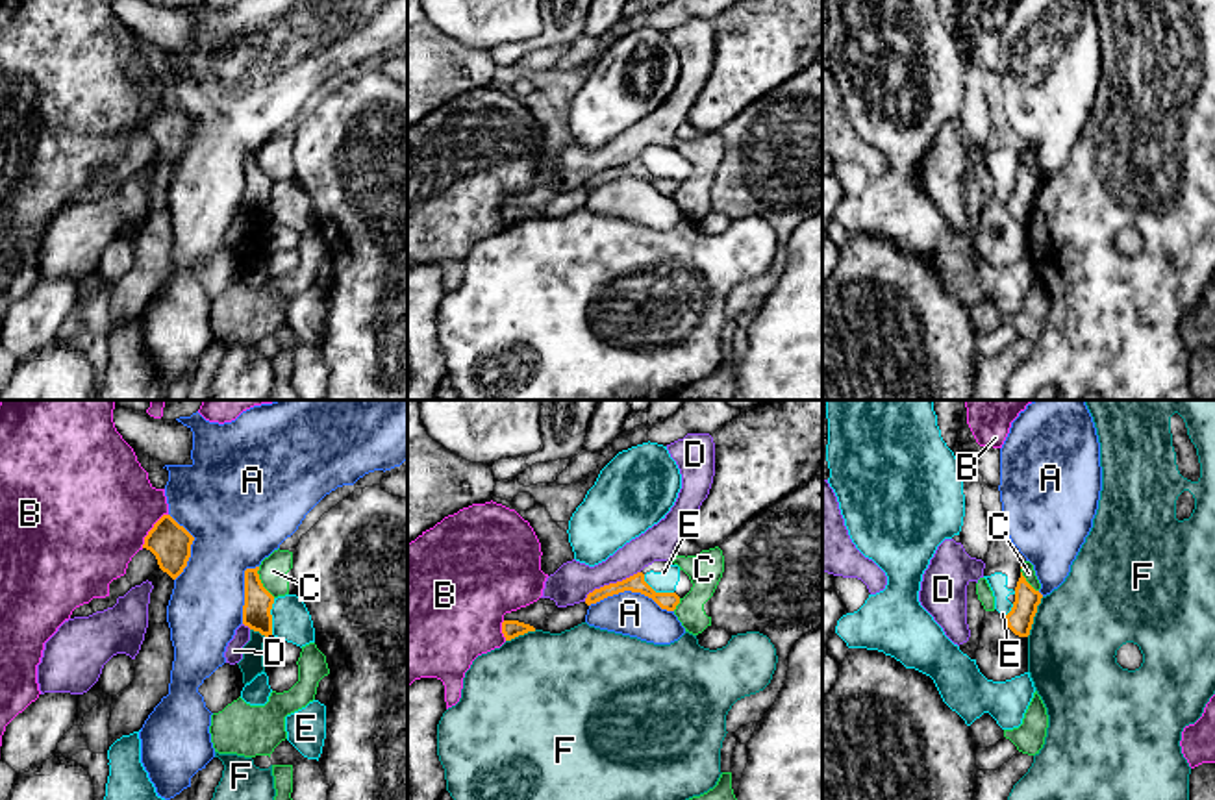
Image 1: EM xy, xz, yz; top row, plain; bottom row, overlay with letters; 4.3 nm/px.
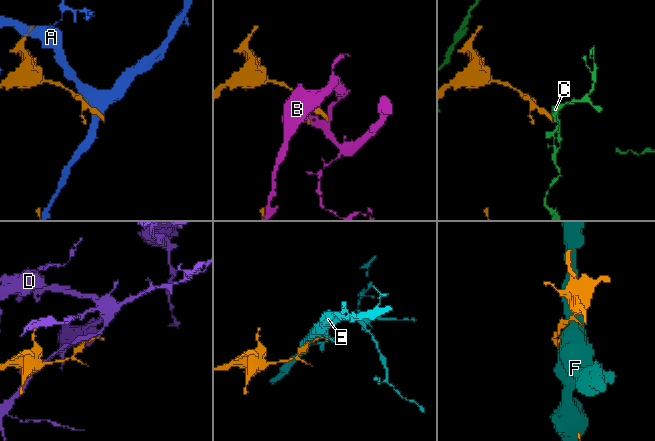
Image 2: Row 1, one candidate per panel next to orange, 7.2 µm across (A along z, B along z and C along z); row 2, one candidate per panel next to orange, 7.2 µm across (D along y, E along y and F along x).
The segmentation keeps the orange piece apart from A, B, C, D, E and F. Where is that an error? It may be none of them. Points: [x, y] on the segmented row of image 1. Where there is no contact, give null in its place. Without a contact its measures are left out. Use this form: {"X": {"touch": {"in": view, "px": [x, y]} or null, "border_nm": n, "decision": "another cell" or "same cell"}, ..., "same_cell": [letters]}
{"A": {"touch": {"in": "xz", "px": [632, 591]}, "border_nm": 360, "decision": "another cell"}, "B": {"touch": {"in": "xy", "px": [150, 530]}, "border_nm": 190, "decision": "another cell"}, "C": {"touch": {"in": "xy", "px": [260, 582]}, "border_nm": 150, "decision": "another cell"}, "D": {"touch": {"in": "xz", "px": [610, 584]}, "border_nm": 280, "decision": "another cell"}, "E": {"touch": {"in": "xy", "px": [271, 617]}, "border_nm": 160, "decision": "another cell"}, "F": {"touch": {"in": "yz", "px": [1034, 615]}, "border_nm": 190, "decision": "another cell"}, "same_cell": []}

